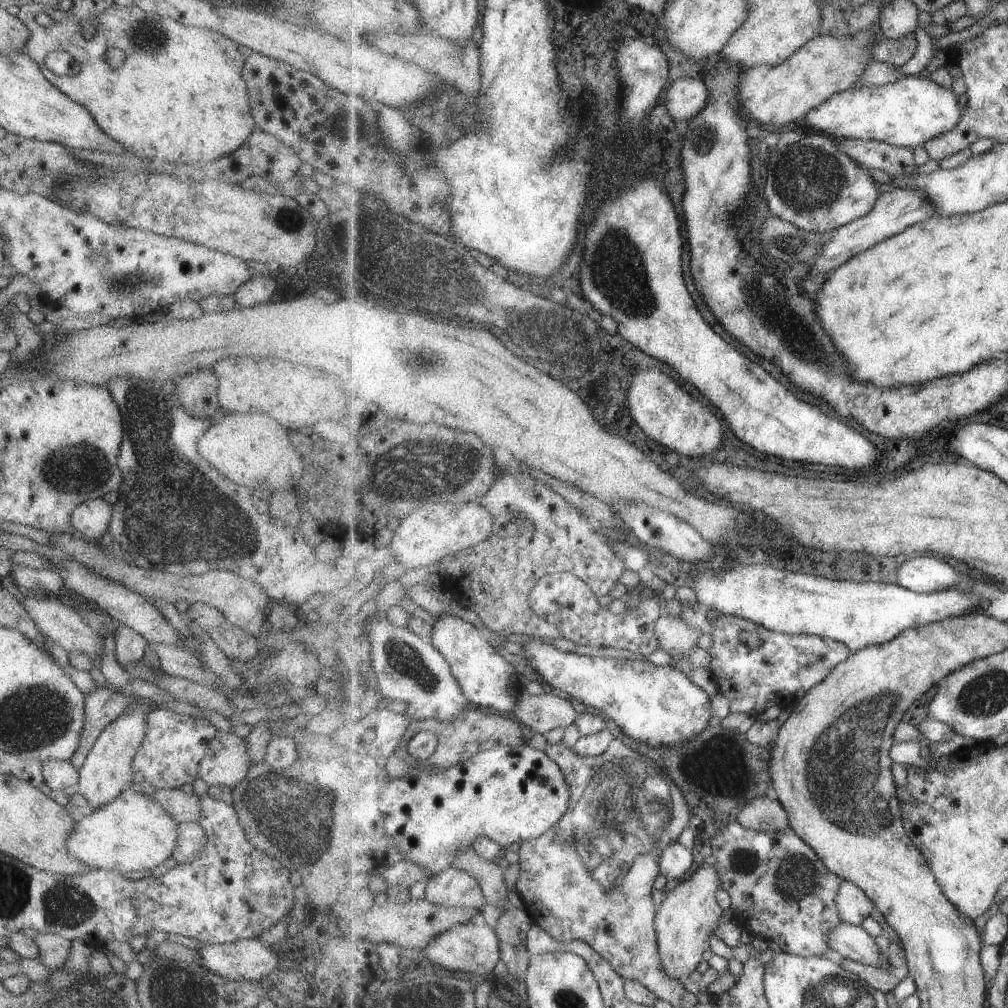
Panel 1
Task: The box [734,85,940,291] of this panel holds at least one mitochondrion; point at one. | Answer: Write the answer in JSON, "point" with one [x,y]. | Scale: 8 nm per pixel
{"point":[809,180]}

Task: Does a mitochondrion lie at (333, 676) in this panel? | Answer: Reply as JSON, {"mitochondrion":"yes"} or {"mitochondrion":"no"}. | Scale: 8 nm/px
{"mitochondrion":"no"}

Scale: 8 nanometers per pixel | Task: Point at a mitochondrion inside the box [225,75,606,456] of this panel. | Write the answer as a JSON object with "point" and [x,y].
{"point":[396,264]}

